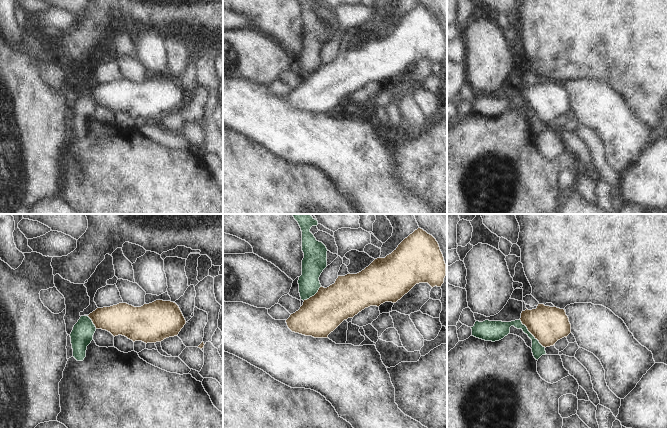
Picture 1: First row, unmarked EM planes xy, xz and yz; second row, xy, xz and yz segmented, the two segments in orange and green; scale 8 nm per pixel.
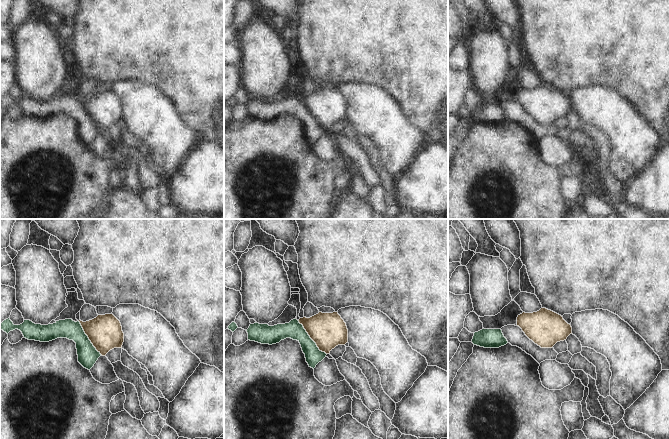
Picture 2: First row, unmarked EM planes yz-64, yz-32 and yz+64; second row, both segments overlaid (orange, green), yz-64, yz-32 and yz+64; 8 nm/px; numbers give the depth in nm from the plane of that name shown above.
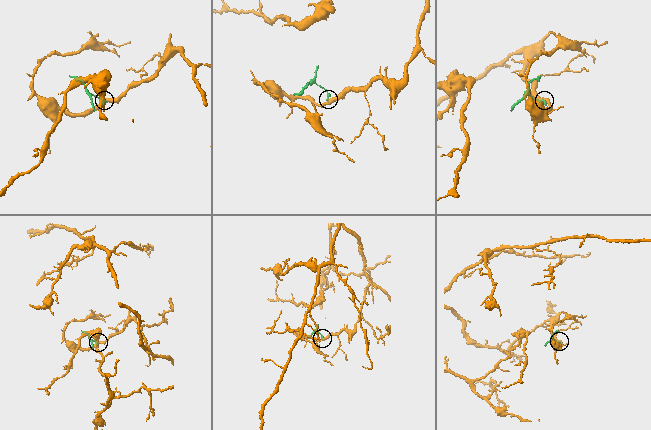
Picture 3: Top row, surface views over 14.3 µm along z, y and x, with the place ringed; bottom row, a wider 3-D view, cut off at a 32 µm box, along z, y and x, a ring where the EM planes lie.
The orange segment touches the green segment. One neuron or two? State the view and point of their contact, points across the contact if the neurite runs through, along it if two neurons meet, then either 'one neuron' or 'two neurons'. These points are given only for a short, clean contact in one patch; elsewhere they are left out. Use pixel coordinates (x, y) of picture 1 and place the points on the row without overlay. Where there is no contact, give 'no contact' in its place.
yz (531, 109) | along yz (519, 95), (527, 106), (545, 123) | two neurons

